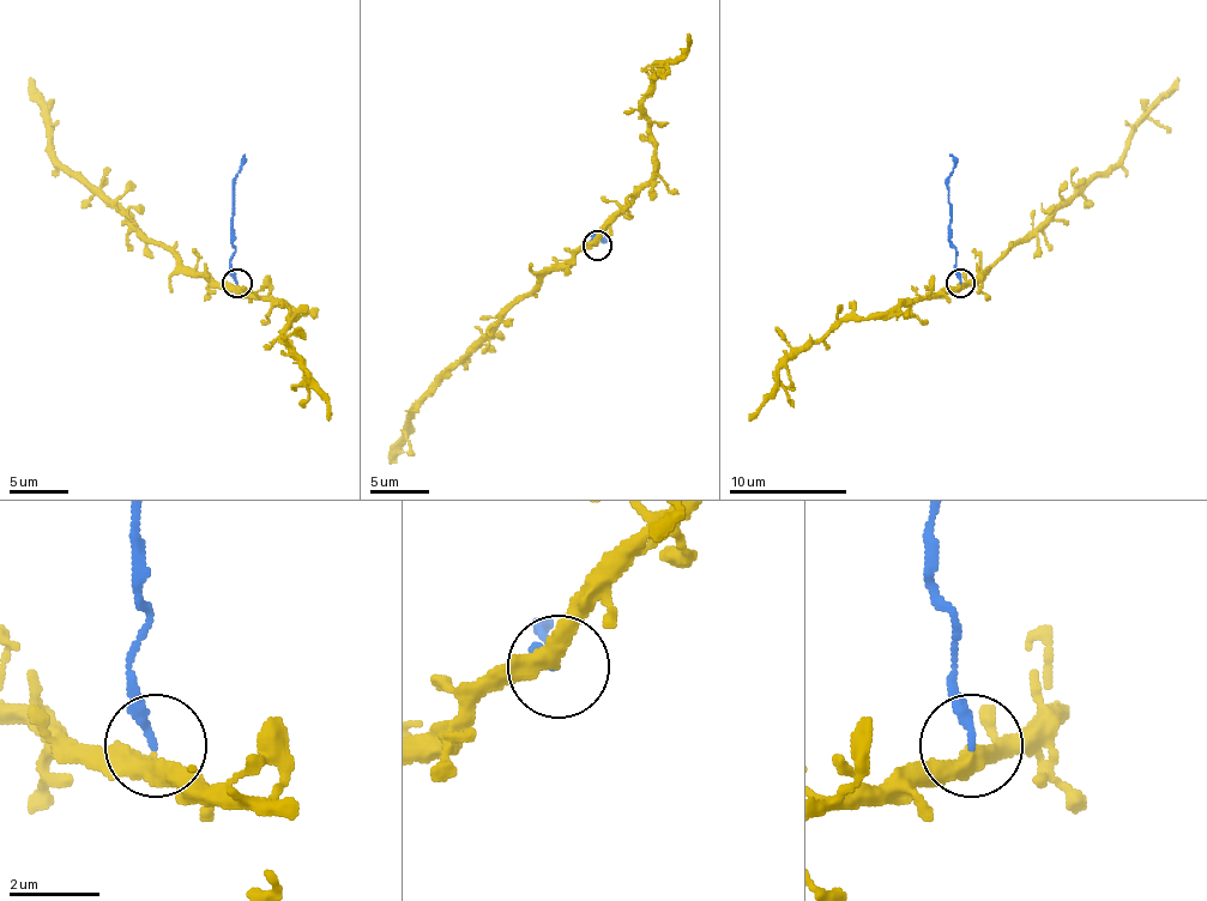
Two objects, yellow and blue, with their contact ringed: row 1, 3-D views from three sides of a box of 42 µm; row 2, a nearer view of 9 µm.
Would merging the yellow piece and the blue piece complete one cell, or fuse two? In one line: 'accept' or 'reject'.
reject

